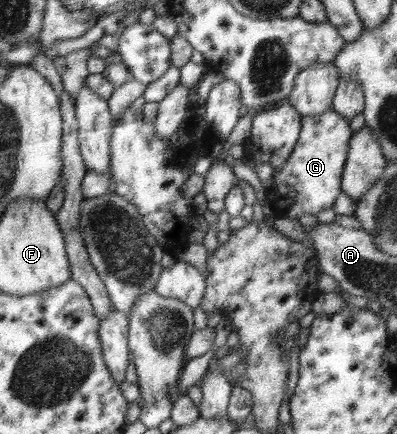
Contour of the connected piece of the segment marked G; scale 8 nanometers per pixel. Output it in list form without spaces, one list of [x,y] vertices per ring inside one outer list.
[[[331,110],[313,116],[303,116],[301,120],[301,131],[299,139],[289,154],[286,164],[282,168],[275,168],[273,180],[270,185],[268,198],[273,210],[274,218],[287,218],[299,221],[302,215],[316,215],[327,209],[332,209],[342,191],[342,173],[347,161],[349,141],[352,137],[350,122],[341,114]]]

